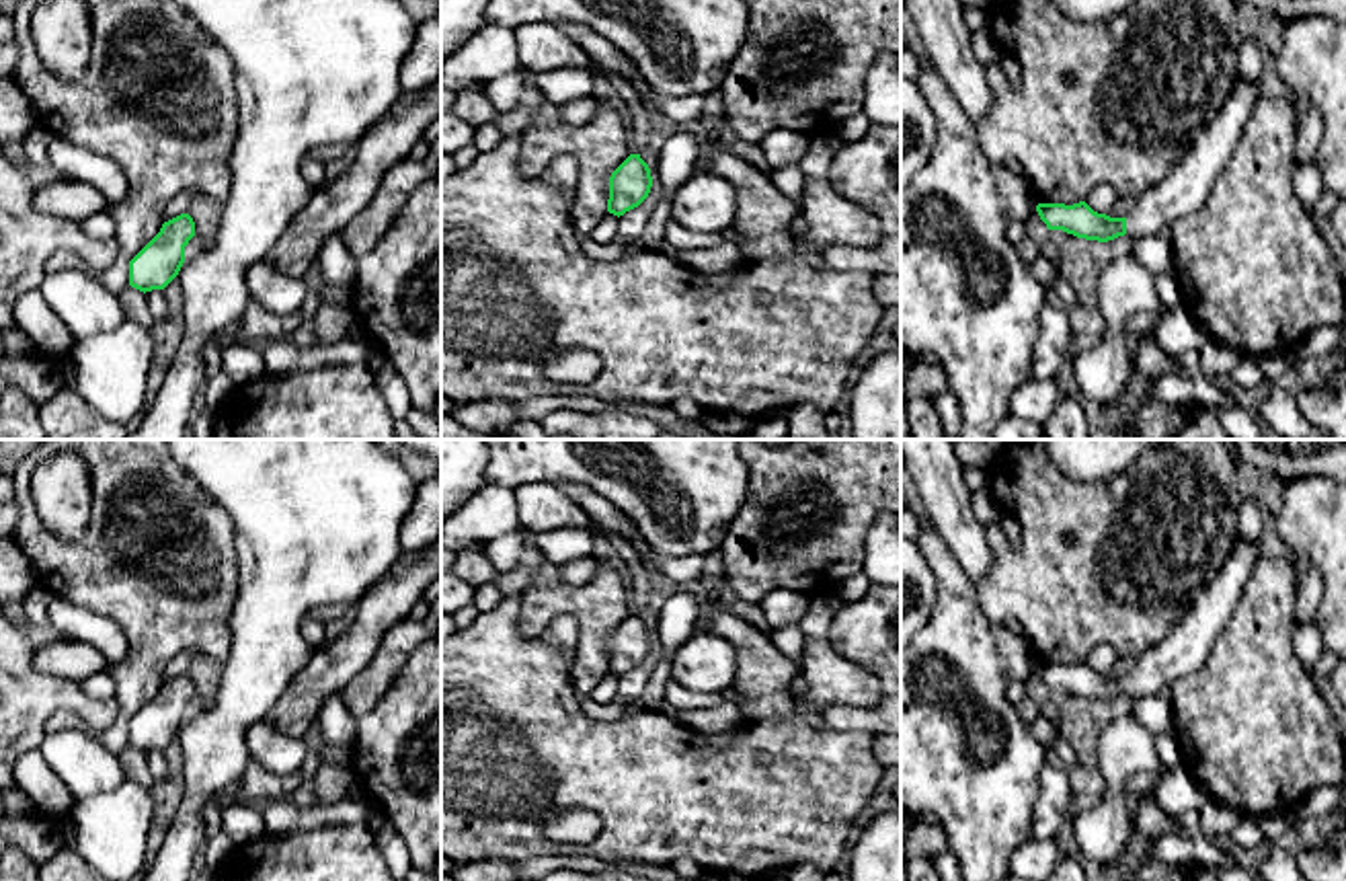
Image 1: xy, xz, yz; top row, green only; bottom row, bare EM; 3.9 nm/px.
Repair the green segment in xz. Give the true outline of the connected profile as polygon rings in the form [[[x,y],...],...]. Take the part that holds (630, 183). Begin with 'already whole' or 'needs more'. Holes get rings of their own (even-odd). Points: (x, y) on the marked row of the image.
already whole; [[[630,154],[609,177],[607,212],[624,216],[638,207],[650,193],[652,177],[640,154]]]

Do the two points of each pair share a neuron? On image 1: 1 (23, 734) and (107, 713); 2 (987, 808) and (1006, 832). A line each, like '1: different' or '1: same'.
1: same
2: same

